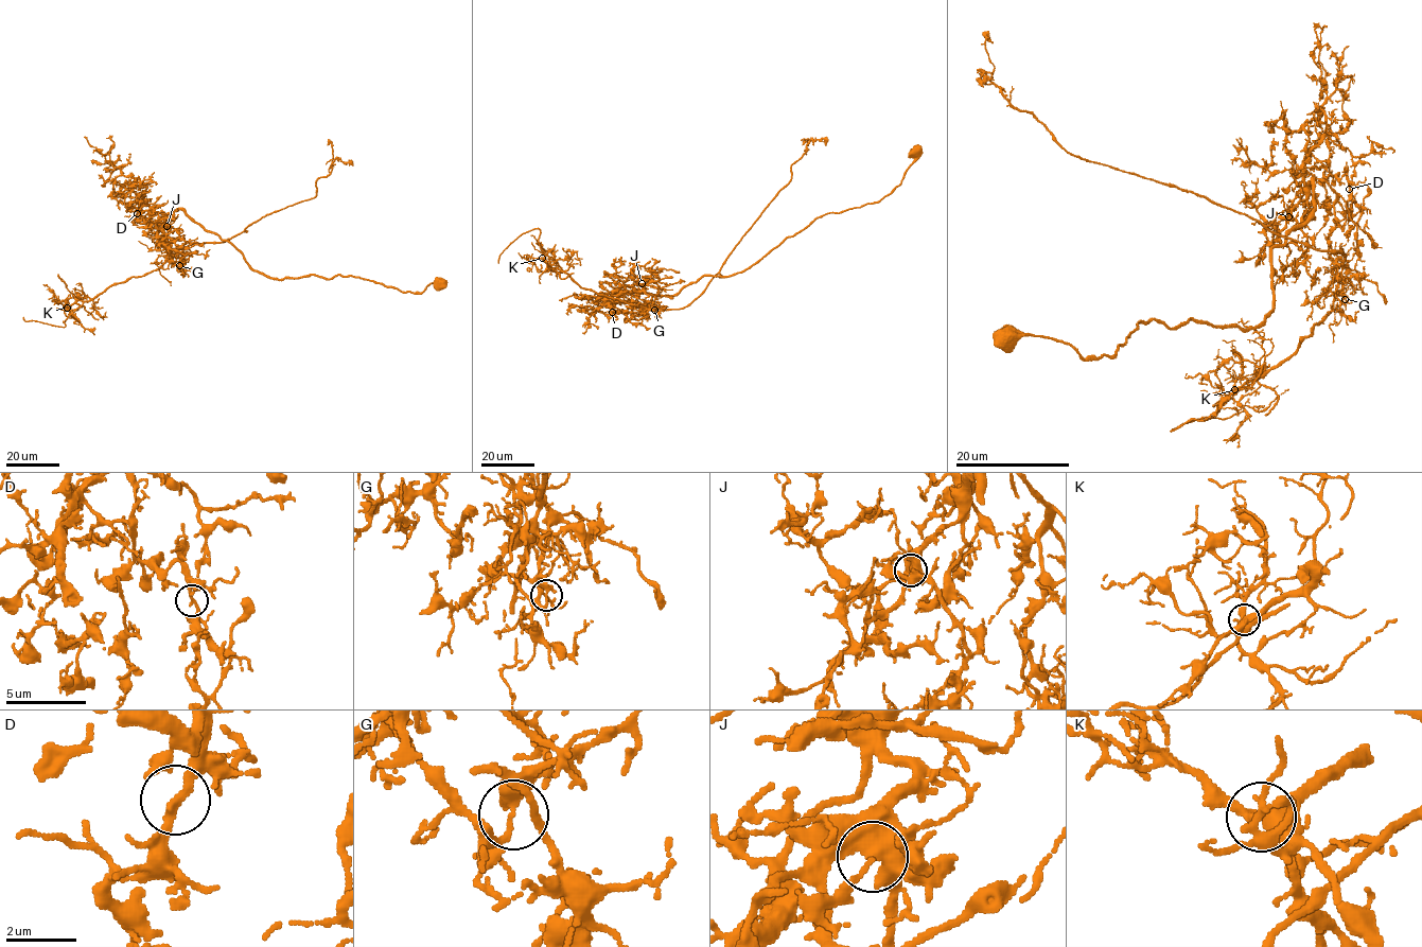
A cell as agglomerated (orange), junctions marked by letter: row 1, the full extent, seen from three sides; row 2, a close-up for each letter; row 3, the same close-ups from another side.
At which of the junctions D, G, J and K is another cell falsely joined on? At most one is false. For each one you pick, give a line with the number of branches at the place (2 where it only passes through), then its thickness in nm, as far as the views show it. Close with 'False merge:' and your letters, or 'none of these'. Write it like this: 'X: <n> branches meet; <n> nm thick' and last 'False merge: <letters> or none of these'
G: 2 branches meet; 340 nm thick
False merge: G

